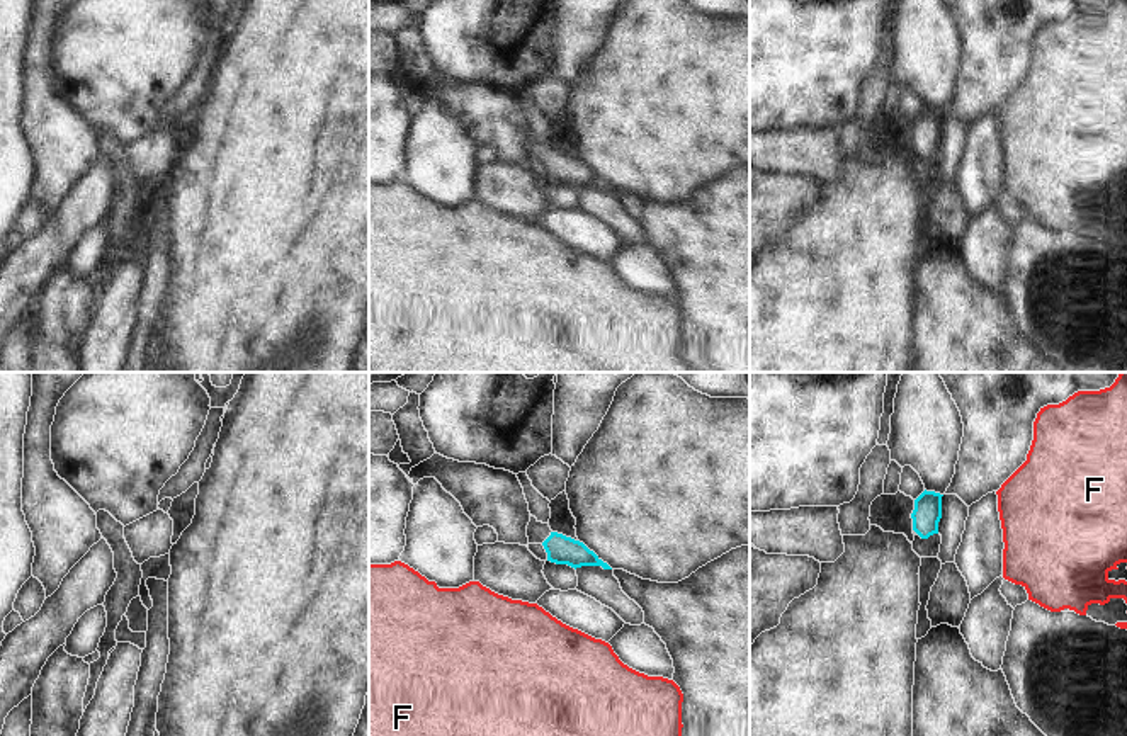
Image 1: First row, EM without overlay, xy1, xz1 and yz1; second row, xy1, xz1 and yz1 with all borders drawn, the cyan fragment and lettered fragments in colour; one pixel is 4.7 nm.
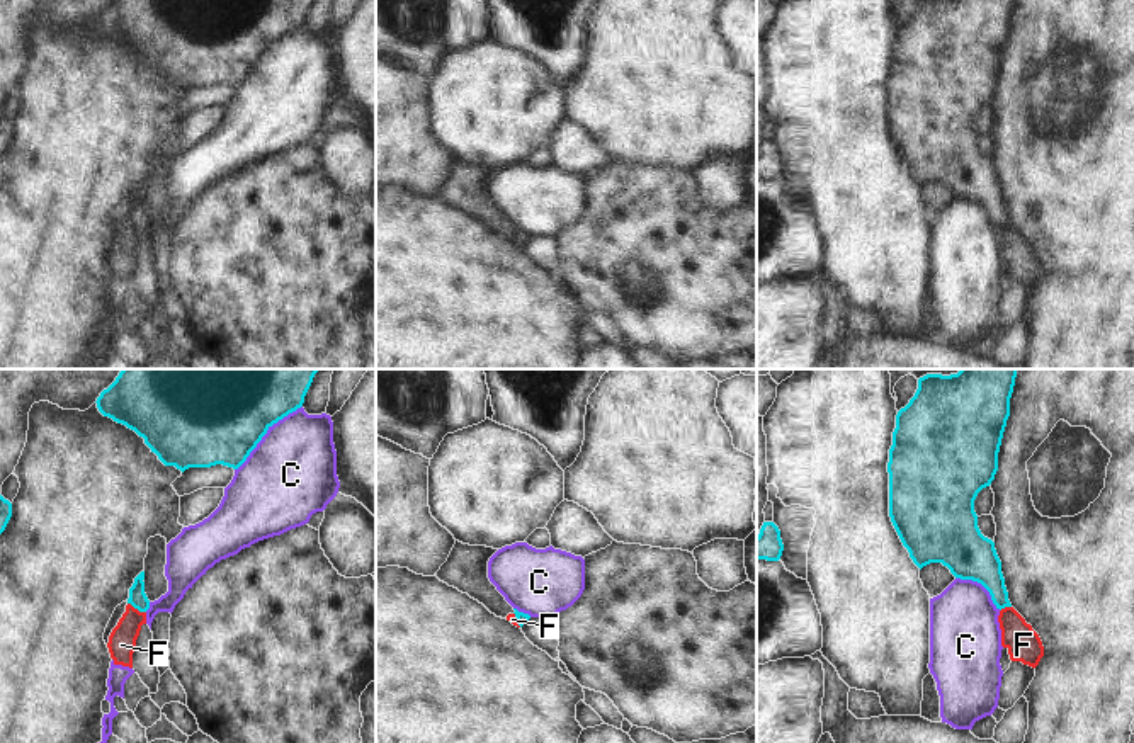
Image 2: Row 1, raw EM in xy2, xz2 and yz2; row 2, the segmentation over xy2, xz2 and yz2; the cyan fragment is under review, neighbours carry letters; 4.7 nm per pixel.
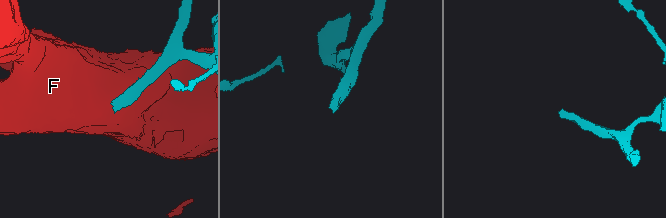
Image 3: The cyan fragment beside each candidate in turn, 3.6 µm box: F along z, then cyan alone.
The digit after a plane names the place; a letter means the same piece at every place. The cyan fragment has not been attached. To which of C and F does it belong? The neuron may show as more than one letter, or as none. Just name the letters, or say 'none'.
none.

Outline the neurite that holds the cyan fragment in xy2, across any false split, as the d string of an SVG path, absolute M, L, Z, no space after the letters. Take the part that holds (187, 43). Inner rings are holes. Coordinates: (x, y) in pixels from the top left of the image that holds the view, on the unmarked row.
M114 0L97 17L104 36L126 44L145 58L145 63L165 85L182 92L189 87L223 83L238 88L267 49L303 26L313 0Z

